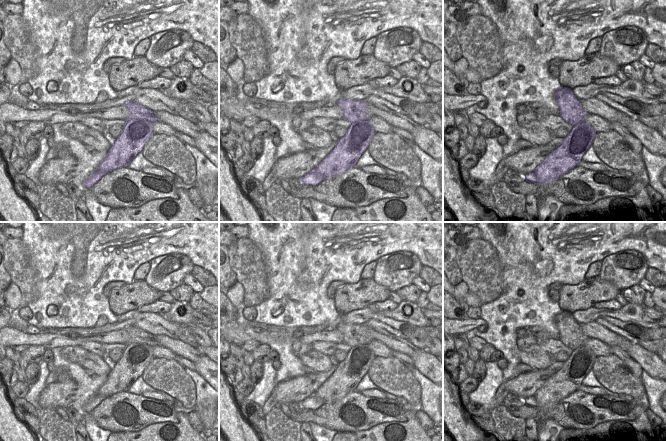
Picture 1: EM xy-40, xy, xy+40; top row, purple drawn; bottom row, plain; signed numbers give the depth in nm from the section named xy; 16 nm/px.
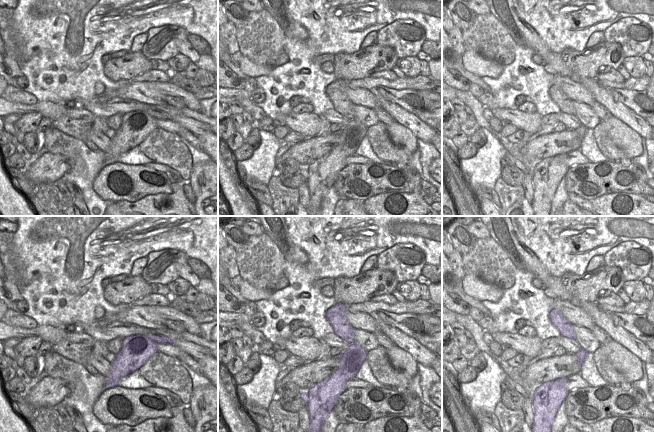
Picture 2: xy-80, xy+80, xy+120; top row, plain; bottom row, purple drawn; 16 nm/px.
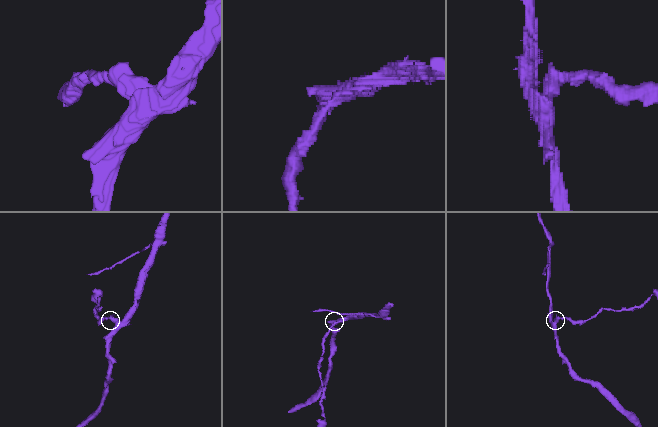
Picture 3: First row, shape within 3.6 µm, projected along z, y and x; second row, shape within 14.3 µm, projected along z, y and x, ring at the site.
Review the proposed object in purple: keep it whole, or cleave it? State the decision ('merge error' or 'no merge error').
merge error

